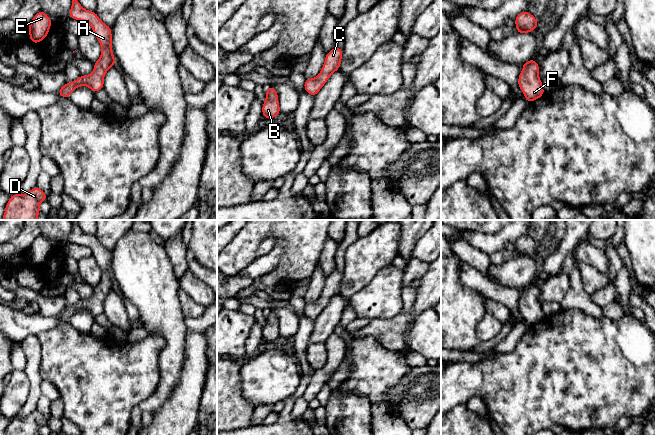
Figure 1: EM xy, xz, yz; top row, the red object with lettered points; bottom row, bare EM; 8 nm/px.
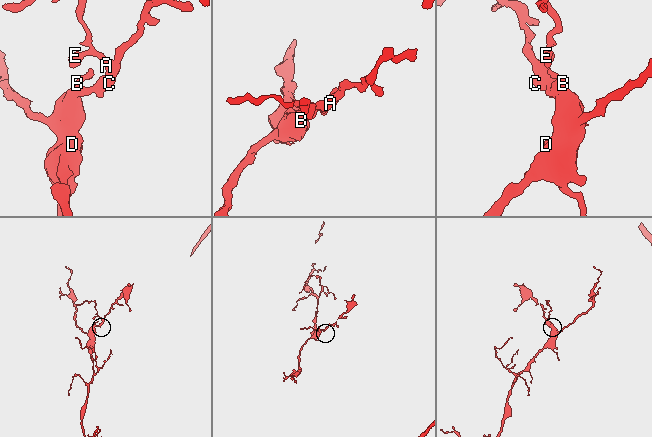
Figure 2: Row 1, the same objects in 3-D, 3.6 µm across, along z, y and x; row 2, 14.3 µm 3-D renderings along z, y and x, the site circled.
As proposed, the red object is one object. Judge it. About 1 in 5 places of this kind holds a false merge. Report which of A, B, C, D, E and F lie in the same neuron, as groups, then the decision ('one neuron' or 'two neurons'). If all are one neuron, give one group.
groups A B C D E F; one neuron

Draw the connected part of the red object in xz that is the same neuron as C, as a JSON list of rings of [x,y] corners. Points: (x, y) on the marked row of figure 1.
[[[335,46],[330,50],[325,56],[325,61],[320,73],[312,79],[305,79],[304,90],[315,97],[331,75],[340,69],[342,56],[343,49]]]

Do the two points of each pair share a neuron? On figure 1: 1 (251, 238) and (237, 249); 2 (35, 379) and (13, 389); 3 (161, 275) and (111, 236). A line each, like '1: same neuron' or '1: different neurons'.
1: same neuron
2: different neurons
3: different neurons

